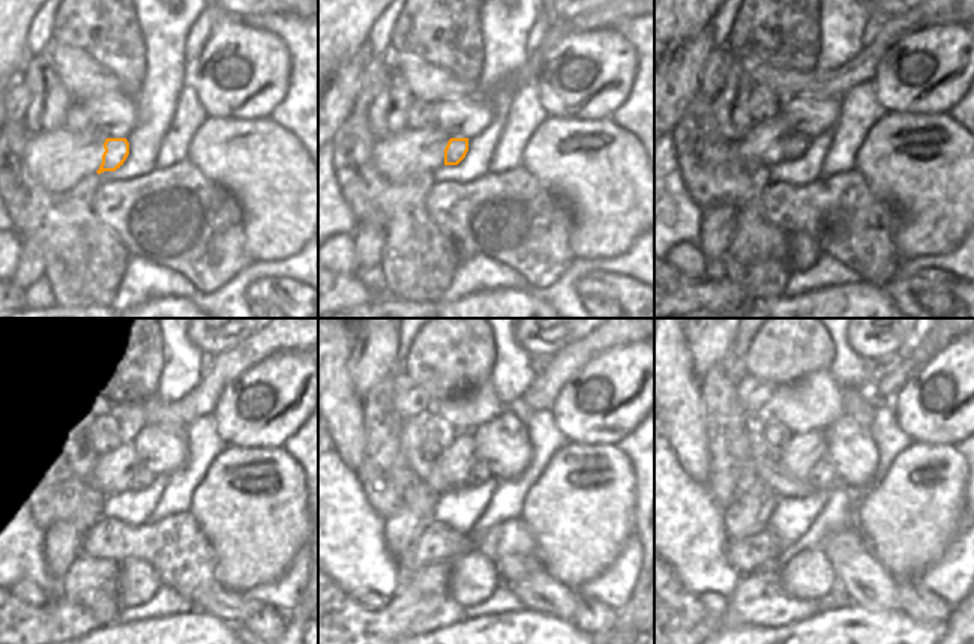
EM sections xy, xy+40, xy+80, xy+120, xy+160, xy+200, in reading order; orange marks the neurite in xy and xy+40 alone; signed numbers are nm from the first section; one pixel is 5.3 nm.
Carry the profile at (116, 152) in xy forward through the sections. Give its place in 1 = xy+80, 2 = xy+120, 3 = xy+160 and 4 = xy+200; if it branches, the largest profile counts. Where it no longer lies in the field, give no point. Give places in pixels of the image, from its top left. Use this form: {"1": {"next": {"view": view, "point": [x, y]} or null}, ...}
{"1": {"next": {"view": "xy+80", "point": [794, 147]}}, "2": {"next": {"view": "xy+120", "point": [143, 476]}}, "3": {"next": {"view": "xy+160", "point": [479, 475]}}, "4": {"next": {"view": "xy+200", "point": [821, 476]}}}

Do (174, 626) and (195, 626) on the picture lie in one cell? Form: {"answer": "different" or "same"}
{"answer": "same"}

